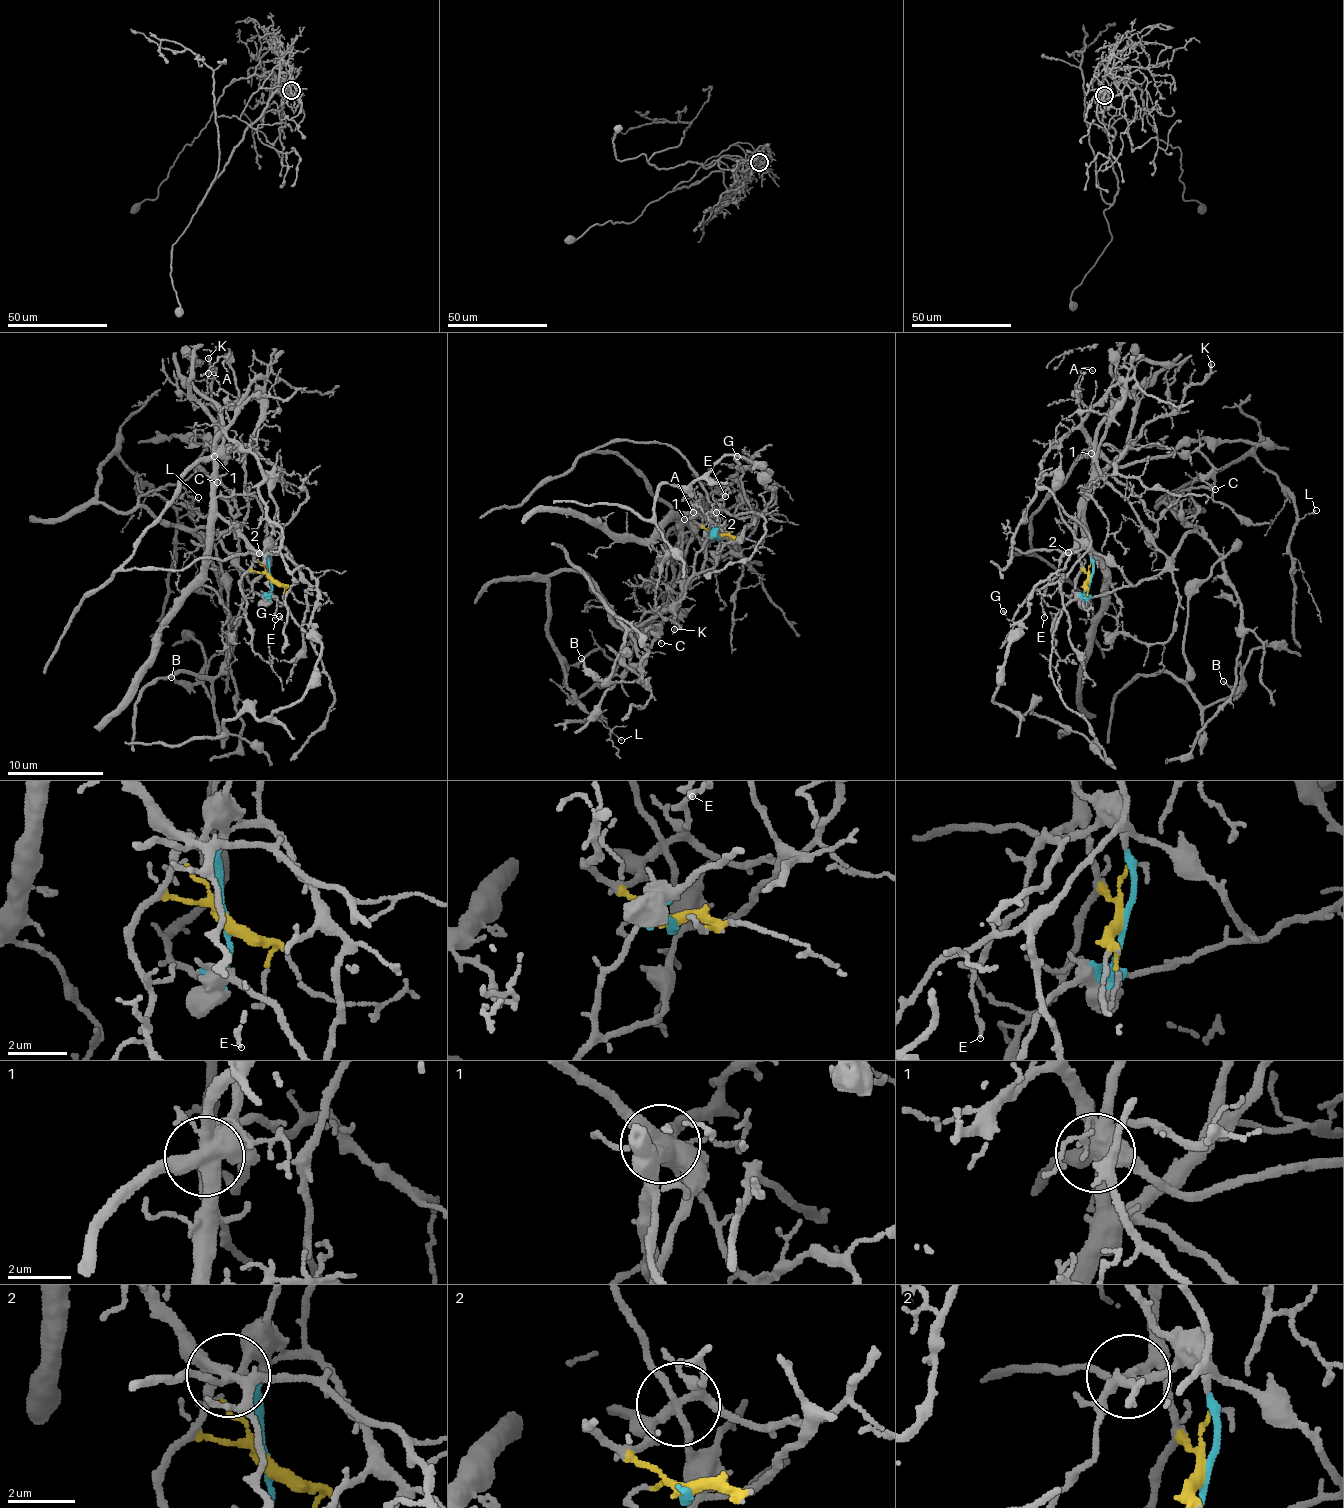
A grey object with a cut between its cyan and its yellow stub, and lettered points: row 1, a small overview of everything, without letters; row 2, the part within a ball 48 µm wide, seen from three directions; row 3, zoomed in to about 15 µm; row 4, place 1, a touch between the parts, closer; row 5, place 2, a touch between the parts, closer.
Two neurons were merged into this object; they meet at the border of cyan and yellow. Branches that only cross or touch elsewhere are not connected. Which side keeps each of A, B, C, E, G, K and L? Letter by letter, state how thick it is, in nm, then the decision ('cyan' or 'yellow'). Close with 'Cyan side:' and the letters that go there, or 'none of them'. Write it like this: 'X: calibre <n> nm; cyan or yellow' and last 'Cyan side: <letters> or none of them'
A: calibre 110 nm; yellow
B: calibre 120 nm; cyan
C: calibre 130 nm; cyan
E: calibre 140 nm; yellow
G: calibre 100 nm; cyan
K: calibre 200 nm; yellow
L: calibre 100 nm; cyan
Cyan side: B, C, G, L

